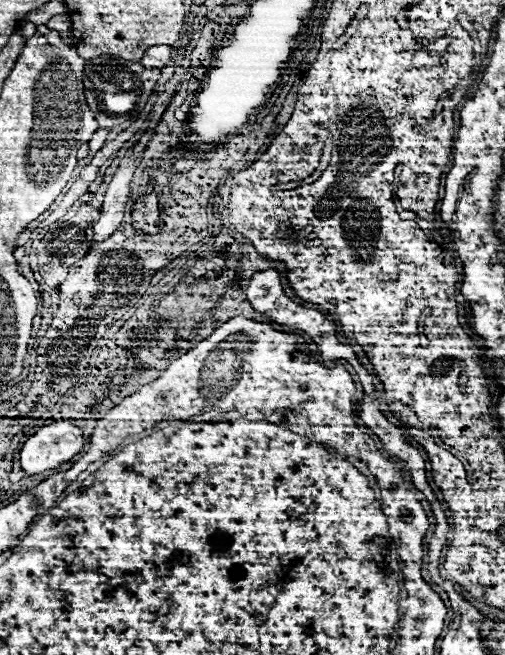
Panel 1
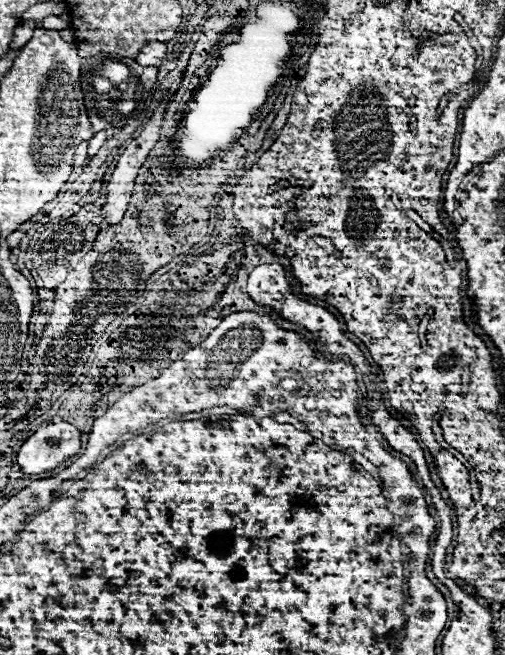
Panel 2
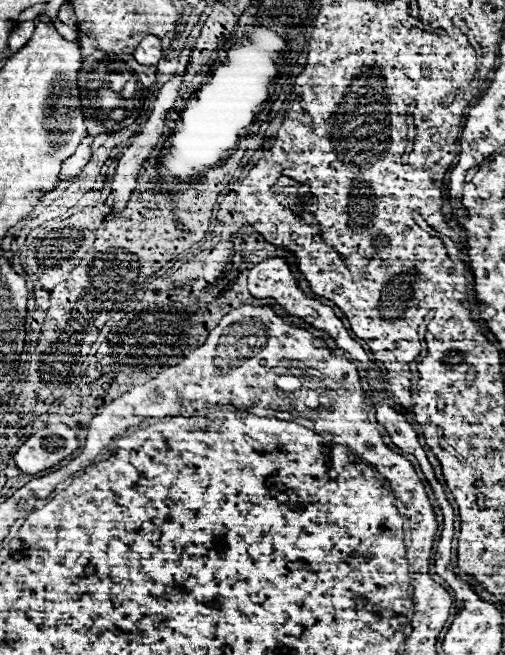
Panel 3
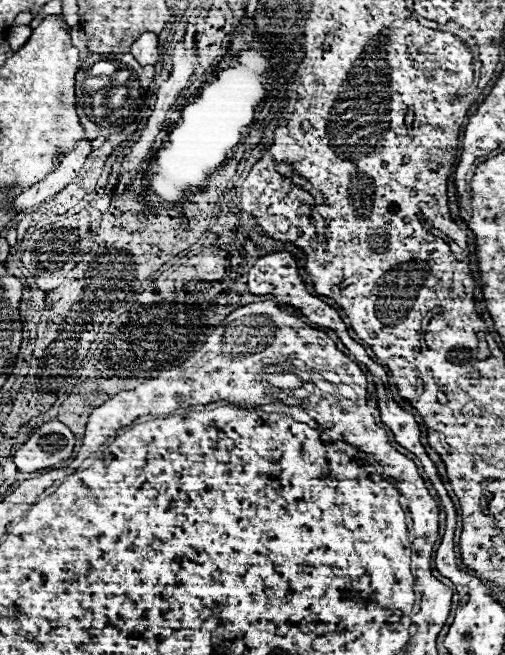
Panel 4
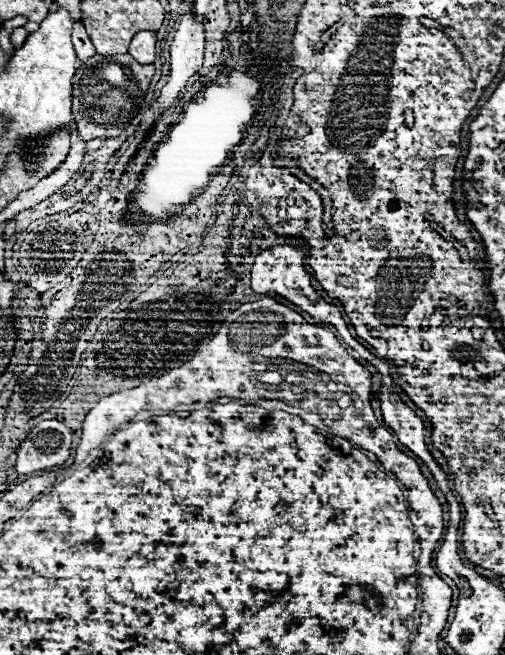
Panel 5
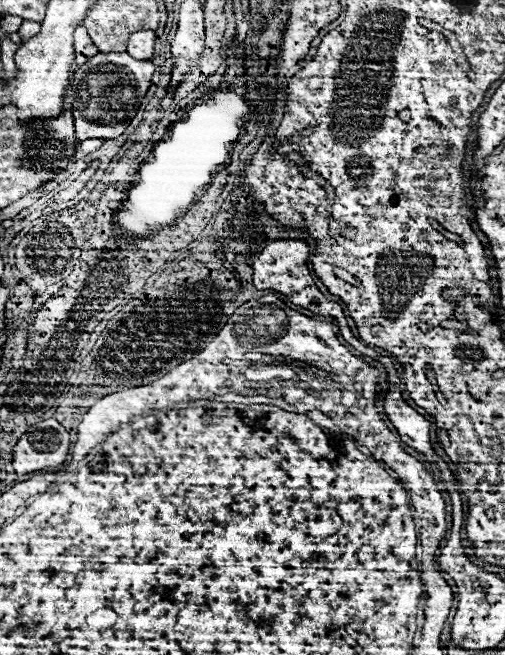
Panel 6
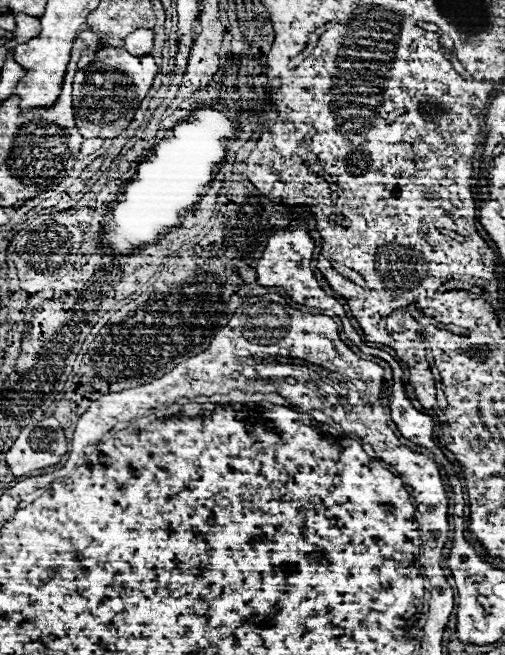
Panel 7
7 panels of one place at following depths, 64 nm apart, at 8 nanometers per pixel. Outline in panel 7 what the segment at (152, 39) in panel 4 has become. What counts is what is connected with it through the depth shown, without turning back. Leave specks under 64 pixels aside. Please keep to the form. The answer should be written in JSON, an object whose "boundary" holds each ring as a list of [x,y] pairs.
{"boundary":[[[134,30],[130,36],[126,36],[124,48],[134,56],[150,54],[152,52],[152,38],[154,38],[152,30]]]}

